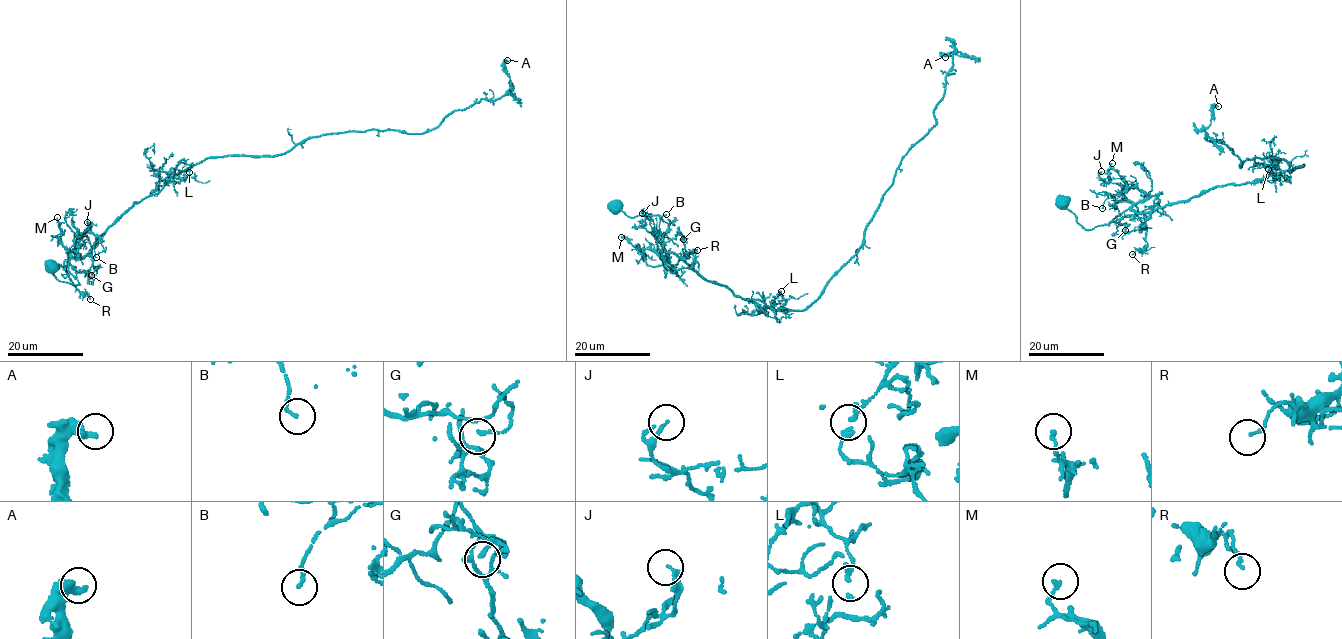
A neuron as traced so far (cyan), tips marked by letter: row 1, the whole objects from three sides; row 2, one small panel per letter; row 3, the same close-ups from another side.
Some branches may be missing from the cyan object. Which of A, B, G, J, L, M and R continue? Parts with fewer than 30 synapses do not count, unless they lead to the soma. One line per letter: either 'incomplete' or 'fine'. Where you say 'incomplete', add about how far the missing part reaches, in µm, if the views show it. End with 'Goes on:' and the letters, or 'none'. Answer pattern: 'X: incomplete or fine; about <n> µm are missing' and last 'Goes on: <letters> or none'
A: fine
B: fine
G: fine
J: fine
L: fine
M: fine
R: fine
Goes on: none

